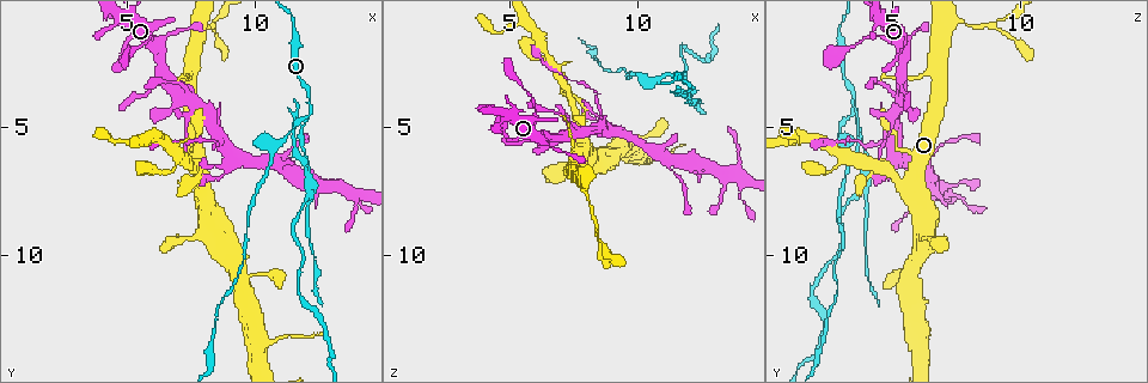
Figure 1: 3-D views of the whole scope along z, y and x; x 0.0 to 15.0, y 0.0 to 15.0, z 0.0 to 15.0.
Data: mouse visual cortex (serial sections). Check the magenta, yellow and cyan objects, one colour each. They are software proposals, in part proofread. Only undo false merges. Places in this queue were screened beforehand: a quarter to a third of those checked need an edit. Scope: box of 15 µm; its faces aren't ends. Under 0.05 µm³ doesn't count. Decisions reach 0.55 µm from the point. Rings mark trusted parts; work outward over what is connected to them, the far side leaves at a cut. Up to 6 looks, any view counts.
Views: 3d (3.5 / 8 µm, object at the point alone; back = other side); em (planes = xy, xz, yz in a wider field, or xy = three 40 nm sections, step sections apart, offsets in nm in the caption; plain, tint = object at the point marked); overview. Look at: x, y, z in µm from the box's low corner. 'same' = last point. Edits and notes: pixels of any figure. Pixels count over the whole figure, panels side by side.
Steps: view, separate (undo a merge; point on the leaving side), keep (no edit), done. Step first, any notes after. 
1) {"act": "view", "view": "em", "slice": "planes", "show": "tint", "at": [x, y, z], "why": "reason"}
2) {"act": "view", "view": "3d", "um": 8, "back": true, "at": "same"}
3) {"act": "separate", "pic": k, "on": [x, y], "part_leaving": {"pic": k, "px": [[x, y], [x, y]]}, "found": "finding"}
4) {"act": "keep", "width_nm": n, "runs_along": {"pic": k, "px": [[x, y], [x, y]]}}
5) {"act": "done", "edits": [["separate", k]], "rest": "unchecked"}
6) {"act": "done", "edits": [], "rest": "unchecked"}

{"act": "view", "view": "3d", "um": 3.5, "at": [8.4, 5.7, 3.8], "why": "thin neck"}

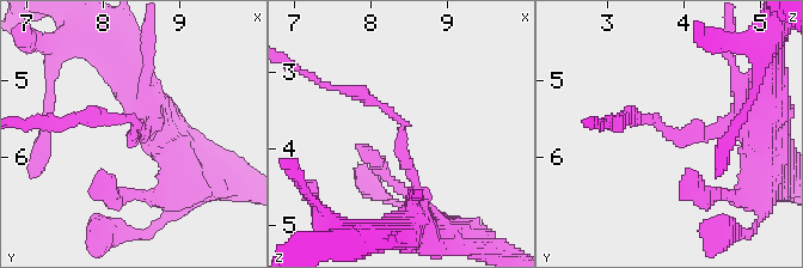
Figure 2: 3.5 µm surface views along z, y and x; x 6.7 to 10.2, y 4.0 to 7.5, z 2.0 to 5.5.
{"act": "view", "view": "em", "slice": "planes", "show": "tint", "at": [8.35, 5.65, 3.75], "why": "now the EM"}

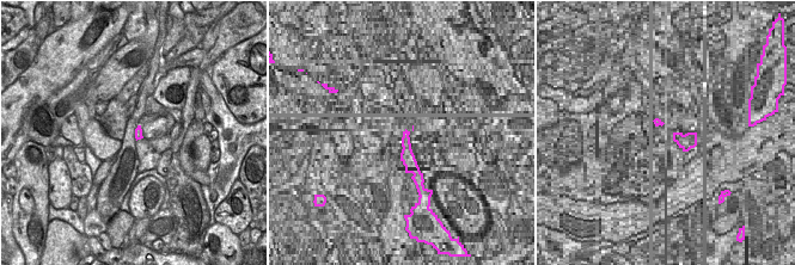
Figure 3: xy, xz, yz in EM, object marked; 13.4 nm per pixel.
{"act": "separate", "pic": 2, "on": [103, 121], "arm_widths_nm": [150, 150], "part_leaving": {"pic": 2, "px": [[135, 126], [132, 117], [36, 122]]}, "found": "a second cell is stuck on"}

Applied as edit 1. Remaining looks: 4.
{"act": "view", "view": "overview", "why": "see it whole again"}

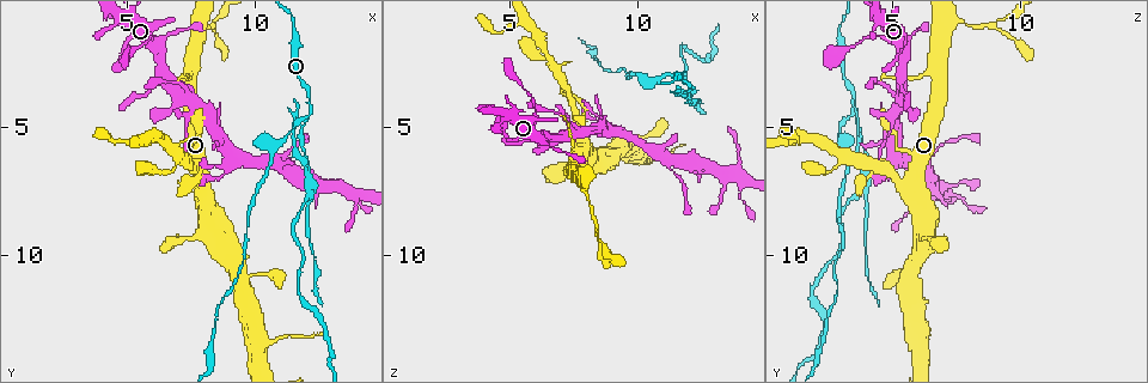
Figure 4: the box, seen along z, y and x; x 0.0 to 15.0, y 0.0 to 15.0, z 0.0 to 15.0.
{"act": "view", "view": "3d", "um": 3.5, "at": [12.1, 4.3, 3.4], "why": "side arm on a straight run"}

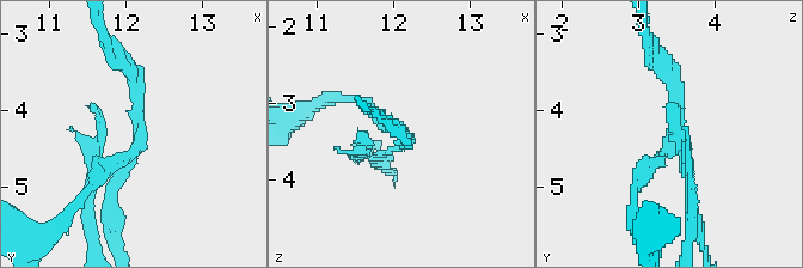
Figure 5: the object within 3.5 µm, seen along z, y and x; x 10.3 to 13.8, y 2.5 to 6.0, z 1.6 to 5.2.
{"act": "view", "view": "em", "slice": "planes", "show": "tint", "at": [12.20, 4.40, 3.45], "arms": 3, "arm_widths_nm": [150, 200, 200]}

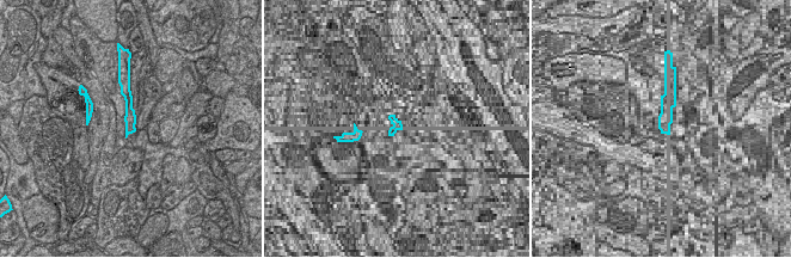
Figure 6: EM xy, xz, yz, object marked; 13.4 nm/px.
{"act": "separate", "pic": 5, "on": [642, 223], "part_leaving": {"pic": 5, "px": [[661, 156], [633, 192], [639, 232]]}, "found": "two cells meet here"}

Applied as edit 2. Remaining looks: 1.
{"act": "done", "edits": [["separate", 2], ["separate", 5]], "rest": "unchecked"}

